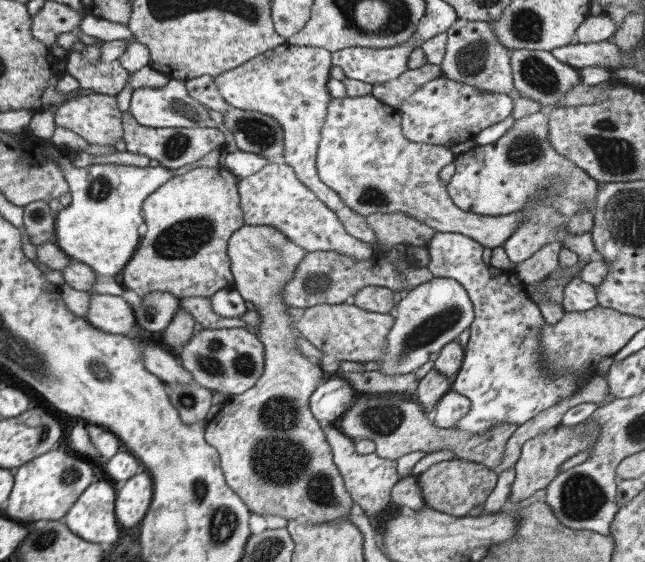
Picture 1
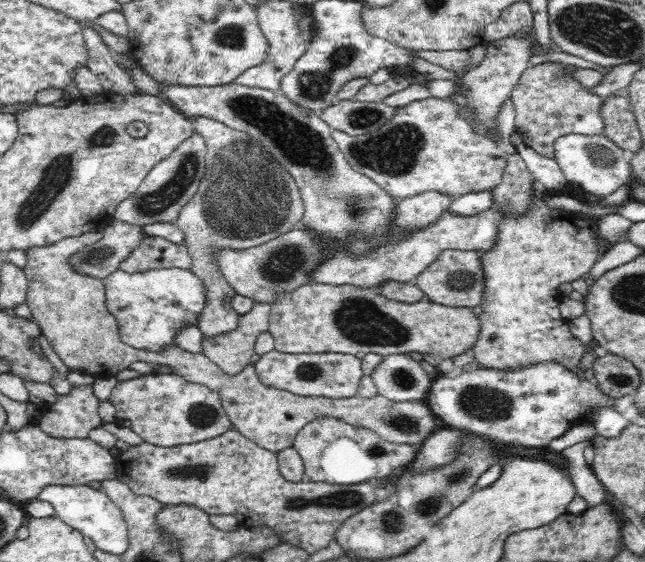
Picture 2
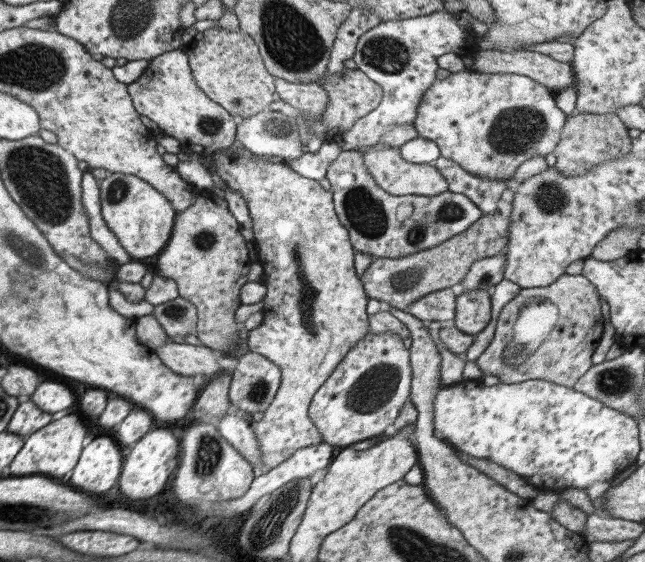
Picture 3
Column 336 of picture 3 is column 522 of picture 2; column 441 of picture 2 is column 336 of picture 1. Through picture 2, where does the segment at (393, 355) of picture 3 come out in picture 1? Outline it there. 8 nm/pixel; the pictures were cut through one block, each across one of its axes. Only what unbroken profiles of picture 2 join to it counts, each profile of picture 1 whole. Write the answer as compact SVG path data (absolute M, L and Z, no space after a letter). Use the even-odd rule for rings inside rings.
M325 376L323 384L313 389L308 404L312 418L317 422L331 424L340 419L358 394L345 379Z

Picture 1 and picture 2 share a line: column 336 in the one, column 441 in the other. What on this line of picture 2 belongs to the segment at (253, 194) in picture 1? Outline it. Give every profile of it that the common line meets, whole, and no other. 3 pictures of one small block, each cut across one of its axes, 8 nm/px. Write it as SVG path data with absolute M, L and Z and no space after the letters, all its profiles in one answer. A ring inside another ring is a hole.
M490 208L476 216L458 216L446 211L429 227L412 233L409 237L380 247L375 253L363 259L352 259L348 253L336 253L326 259L312 274L314 282L320 284L343 285L379 290L387 282L414 282L417 276L432 264L444 251L482 251L492 250L497 245L499 233L498 214Z

